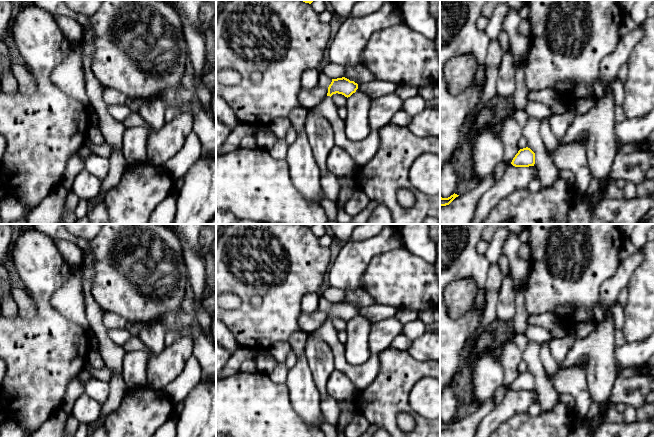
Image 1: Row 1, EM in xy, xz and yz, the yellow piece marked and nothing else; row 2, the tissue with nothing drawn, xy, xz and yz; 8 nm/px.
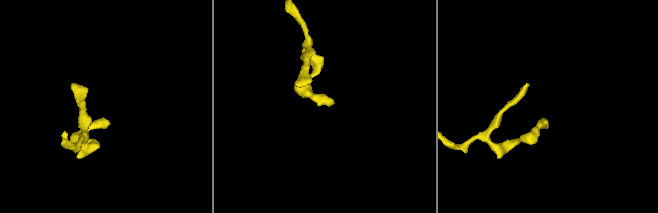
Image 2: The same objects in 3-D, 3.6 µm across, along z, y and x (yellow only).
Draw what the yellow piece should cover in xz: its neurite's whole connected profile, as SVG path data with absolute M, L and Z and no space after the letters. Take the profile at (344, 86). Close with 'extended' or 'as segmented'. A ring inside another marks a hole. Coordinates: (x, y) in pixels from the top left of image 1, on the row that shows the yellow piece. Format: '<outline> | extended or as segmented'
M342 77L332 79L327 96L315 107L309 109L325 117L333 128L334 144L347 152L356 164L357 169L367 164L377 153L380 136L379 130L371 131L369 136L360 141L350 141L345 135L345 122L338 116L337 106L331 99L333 94L350 97L358 89L354 81Z | extended

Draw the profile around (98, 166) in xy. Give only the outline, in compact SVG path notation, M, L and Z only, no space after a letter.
M93 154L87 158L85 162L85 169L102 181L109 172L109 160Z

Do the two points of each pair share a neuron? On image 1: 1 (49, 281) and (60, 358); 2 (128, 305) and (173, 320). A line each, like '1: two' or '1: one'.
1: one
2: two

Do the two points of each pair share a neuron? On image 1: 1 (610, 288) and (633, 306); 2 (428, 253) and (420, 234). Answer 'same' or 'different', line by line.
1: different
2: same

